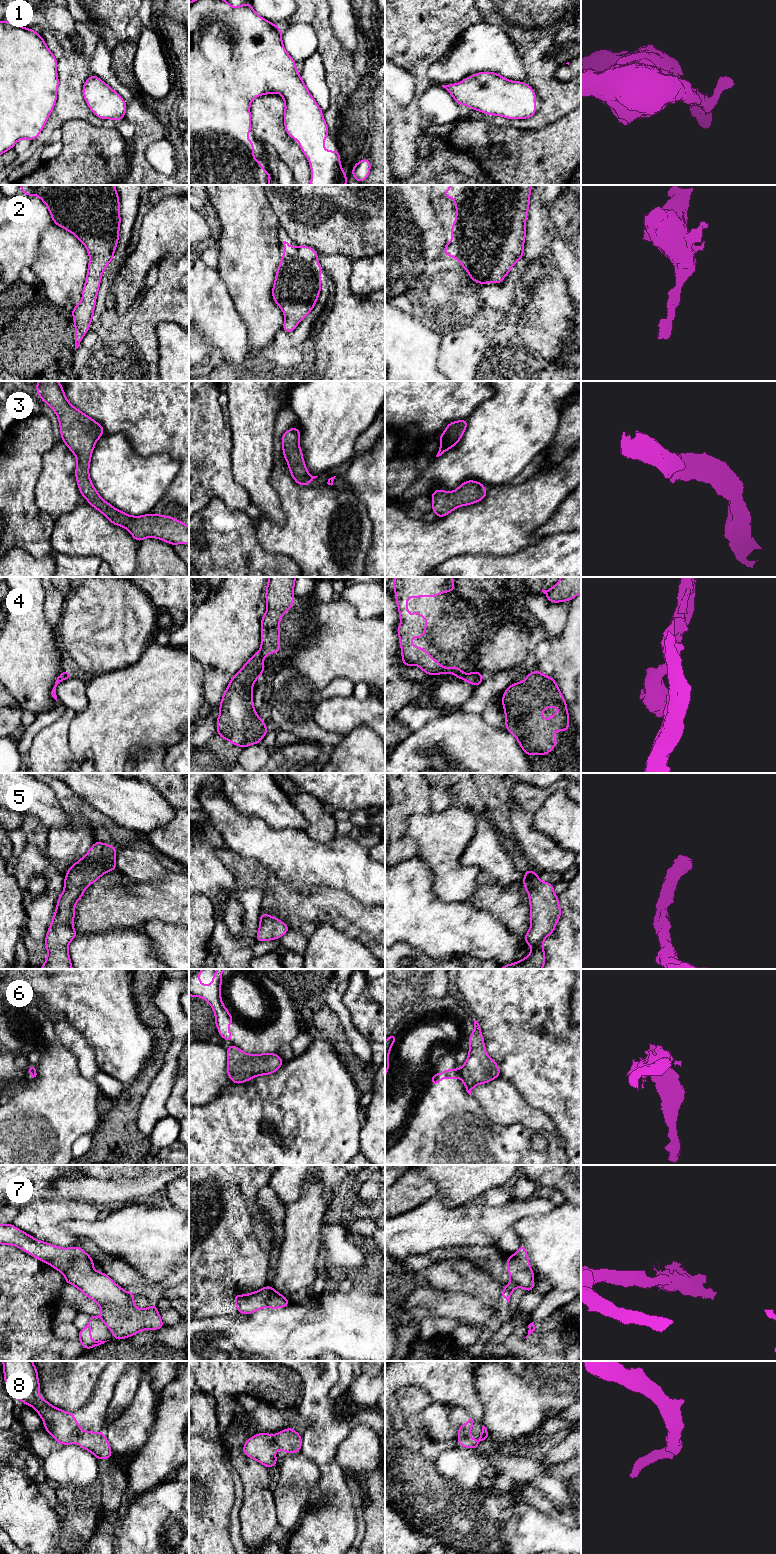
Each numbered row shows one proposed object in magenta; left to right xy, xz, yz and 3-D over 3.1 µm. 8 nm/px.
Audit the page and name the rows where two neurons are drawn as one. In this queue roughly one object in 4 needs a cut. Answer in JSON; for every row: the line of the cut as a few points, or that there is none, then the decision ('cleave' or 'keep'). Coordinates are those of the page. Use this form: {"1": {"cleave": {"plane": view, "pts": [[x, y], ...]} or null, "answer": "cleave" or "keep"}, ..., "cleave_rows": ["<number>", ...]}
{"1": {"cleave": null, "answer": "keep"}, "2": {"cleave": null, "answer": "keep"}, "3": {"cleave": null, "answer": "keep"}, "4": {"cleave": null, "answer": "keep"}, "5": {"cleave": null, "answer": "keep"}, "6": {"cleave": {"plane": "yz", "pts": [[459, 1069], [461, 1076]]}, "answer": "cleave"}, "7": {"cleave": null, "answer": "keep"}, "8": {"cleave": null, "answer": "keep"}, "cleave_rows": ["6"]}

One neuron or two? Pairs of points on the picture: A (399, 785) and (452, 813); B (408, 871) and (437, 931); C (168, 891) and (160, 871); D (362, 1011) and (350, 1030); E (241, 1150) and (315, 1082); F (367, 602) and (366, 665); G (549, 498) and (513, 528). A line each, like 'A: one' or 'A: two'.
A: two
B: one
C: two
D: two
E: one
F: two
G: one

